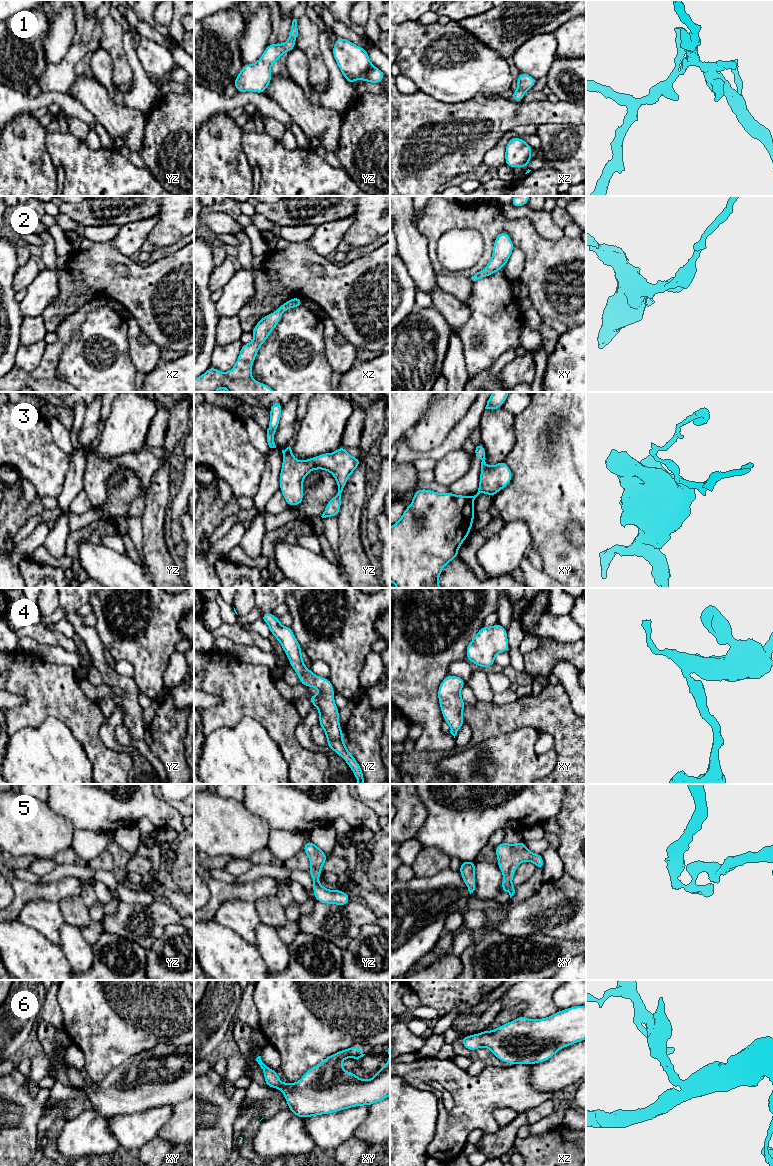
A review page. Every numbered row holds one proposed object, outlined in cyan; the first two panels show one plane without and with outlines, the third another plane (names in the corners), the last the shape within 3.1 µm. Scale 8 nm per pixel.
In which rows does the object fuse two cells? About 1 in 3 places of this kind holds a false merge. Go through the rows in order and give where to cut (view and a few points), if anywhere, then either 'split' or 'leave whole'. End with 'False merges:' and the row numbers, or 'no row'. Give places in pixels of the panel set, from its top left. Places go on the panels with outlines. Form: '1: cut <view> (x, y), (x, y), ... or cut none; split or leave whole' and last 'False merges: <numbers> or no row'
1: cut none; leave whole
2: cut none; leave whole
3: cut yz (285, 450), (283, 454); split
4: cut none; leave whole
5: cut none; leave whole
6: cut none; leave whole
False merges: 3

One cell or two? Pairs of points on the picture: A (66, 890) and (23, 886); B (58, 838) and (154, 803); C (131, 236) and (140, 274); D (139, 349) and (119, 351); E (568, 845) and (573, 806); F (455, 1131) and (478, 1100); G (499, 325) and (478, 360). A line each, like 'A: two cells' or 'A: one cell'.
A: one cell
B: two cells
C: two cells
D: two cells
E: one cell
F: one cell
G: one cell

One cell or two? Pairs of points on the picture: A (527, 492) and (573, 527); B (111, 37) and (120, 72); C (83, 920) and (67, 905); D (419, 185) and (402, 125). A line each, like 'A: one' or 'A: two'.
A: two
B: one
C: one
D: one

